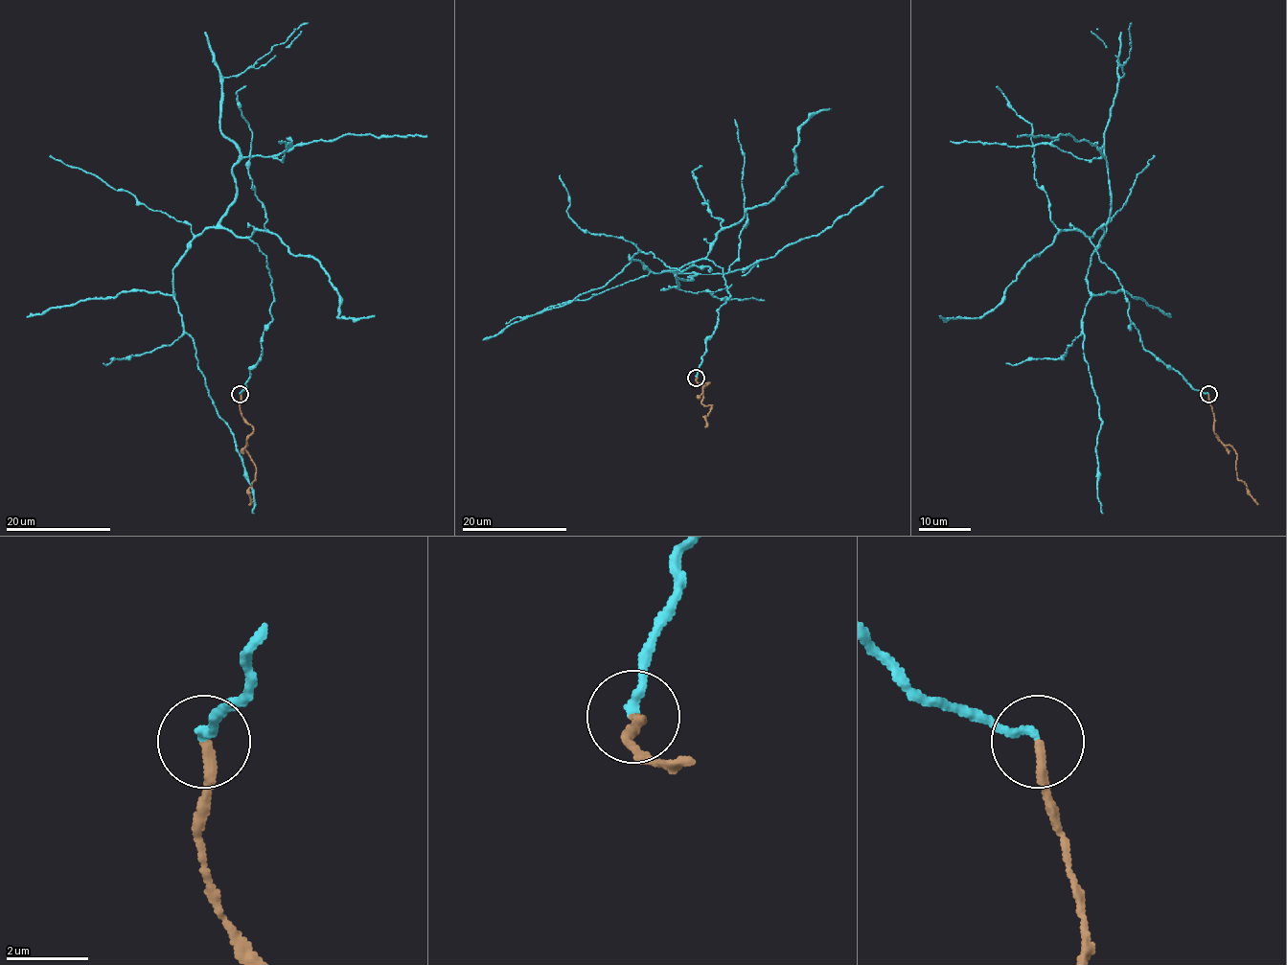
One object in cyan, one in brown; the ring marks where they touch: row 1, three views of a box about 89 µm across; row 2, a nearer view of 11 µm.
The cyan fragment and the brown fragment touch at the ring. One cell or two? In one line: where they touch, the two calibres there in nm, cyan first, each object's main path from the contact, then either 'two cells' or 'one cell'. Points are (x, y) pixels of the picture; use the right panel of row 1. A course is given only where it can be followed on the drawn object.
place (1208, 394); calibres 220 and 260 nm; course cyan (1208, 394), (1143, 347), (1125, 292), (1091, 242), (1099, 228), (1082, 329), (1101, 423), (1103, 513); course brown (1208, 394), (1213, 433), (1233, 448), (1237, 455), (1236, 475), (1256, 505); one cell

